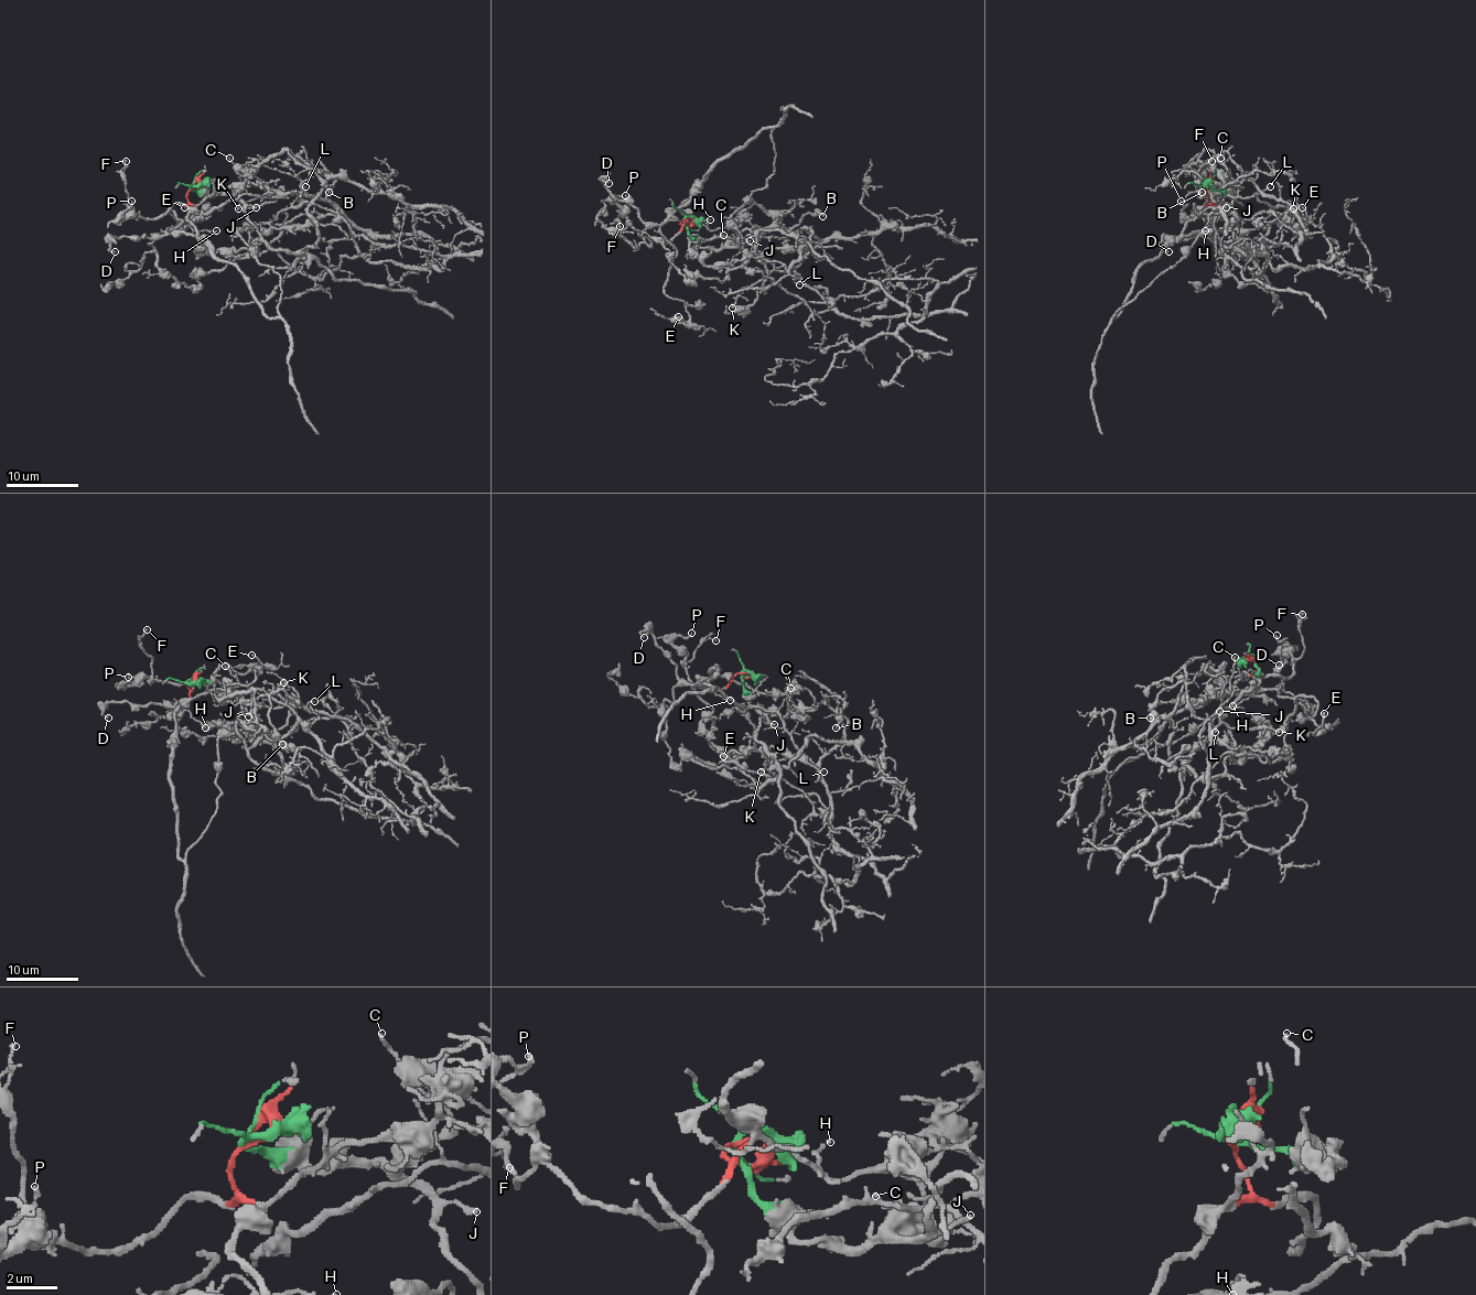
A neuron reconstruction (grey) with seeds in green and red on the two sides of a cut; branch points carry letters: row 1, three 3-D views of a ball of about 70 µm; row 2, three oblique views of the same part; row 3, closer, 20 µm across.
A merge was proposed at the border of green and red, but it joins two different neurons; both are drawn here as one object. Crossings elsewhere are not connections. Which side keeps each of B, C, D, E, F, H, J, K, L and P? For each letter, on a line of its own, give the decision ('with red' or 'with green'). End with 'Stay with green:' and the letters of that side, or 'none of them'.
B: with green
C: with green
D: with red
E: with red
F: with red
H: with red
J: with green
K: with green
L: with green
P: with red
Stay with green: B, C, J, K, L

